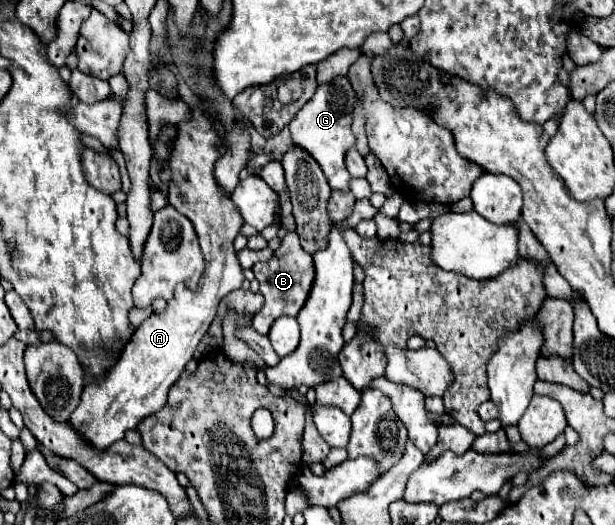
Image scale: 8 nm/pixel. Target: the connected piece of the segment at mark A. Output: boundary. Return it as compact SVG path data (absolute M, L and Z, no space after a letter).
M191 107L191 111L193 119L179 123L177 141L163 171L171 173L169 203L183 213L197 231L205 257L205 271L197 291L177 285L177 297L169 301L165 313L149 315L137 327L113 369L109 369L109 373L97 381L97 385L87 385L83 389L81 403L71 413L69 423L73 423L75 429L81 429L81 433L85 433L85 437L89 437L97 449L107 449L115 441L123 439L125 431L135 429L141 419L149 417L149 413L157 413L157 409L165 405L169 387L193 359L201 337L217 315L221 299L227 293L241 289L245 279L233 249L233 239L239 235L243 221L231 199L221 201L221 193L217 193L217 183L213 181L213 161L219 157L215 145L221 139L217 137L213 123L209 117L205 117L203 109Z

